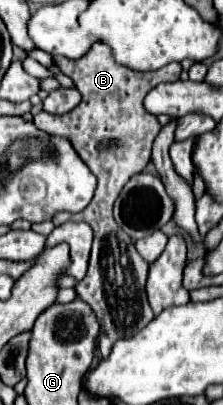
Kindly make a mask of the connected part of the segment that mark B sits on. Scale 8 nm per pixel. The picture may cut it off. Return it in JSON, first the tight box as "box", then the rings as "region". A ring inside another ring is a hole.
{"box":[34,43,182,357],"region":[[[96,43],[82,59],[54,59],[60,71],[72,77],[72,81],[76,83],[76,89],[82,93],[82,103],[66,115],[50,115],[40,111],[34,117],[34,125],[44,133],[66,137],[72,143],[74,151],[80,155],[80,159],[98,177],[96,195],[82,213],[56,213],[52,221],[54,225],[62,225],[66,221],[84,221],[94,231],[88,273],[82,281],[78,281],[76,293],[94,309],[98,323],[102,323],[98,343],[102,357],[108,357],[114,341],[122,337],[132,337],[134,333],[138,333],[138,329],[154,319],[146,297],[148,265],[136,253],[132,239],[116,225],[112,217],[112,205],[128,179],[148,165],[154,137],[162,129],[158,119],[144,109],[144,97],[160,81],[178,81],[182,65],[170,63],[154,73],[138,73],[126,69],[124,65],[118,65],[114,61],[114,55],[110,53],[110,47],[104,43]]]}

